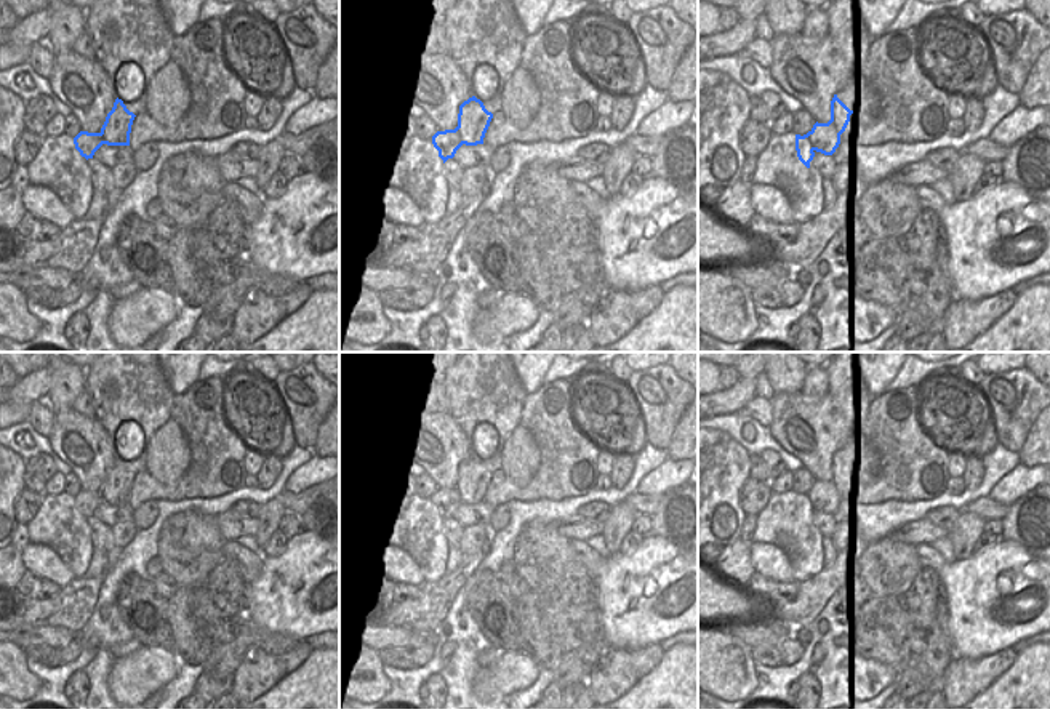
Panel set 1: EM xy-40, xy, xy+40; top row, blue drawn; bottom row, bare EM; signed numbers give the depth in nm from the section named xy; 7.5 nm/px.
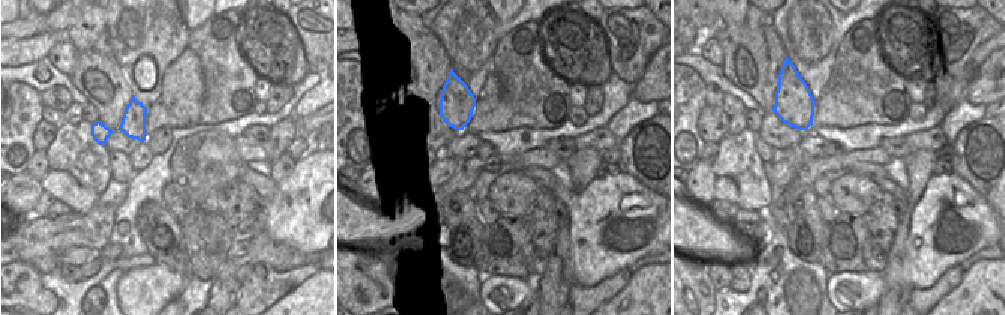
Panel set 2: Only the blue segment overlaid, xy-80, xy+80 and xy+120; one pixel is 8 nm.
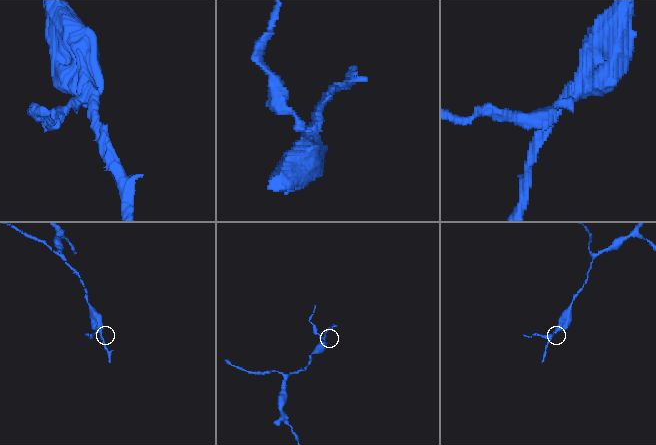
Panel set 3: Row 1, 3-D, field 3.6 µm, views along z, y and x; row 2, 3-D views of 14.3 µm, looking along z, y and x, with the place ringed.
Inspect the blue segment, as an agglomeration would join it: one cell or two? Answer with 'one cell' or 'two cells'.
one cell

